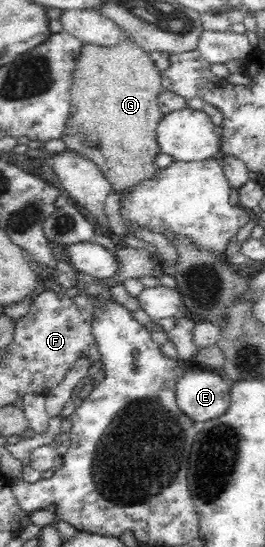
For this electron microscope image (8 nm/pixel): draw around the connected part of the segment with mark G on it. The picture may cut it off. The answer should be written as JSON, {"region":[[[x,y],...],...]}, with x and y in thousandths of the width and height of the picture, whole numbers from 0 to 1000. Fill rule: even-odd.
{"region":[[[475,73],[472,79],[434,82],[434,88],[313,82],[272,133],[260,181],[272,201],[230,254],[245,260],[245,272],[279,274],[370,302],[457,366],[475,366],[528,336],[592,327],[608,314],[581,291],[604,278],[589,232],[619,212],[596,194],[596,177],[615,166],[596,122],[577,115],[562,95],[547,95],[509,75]]]}

